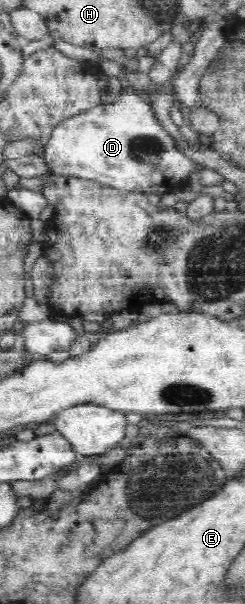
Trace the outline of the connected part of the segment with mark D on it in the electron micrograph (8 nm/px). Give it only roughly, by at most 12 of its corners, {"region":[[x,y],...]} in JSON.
{"region":[[147,97],[61,121],[56,175],[120,190],[181,190],[196,164]]}

